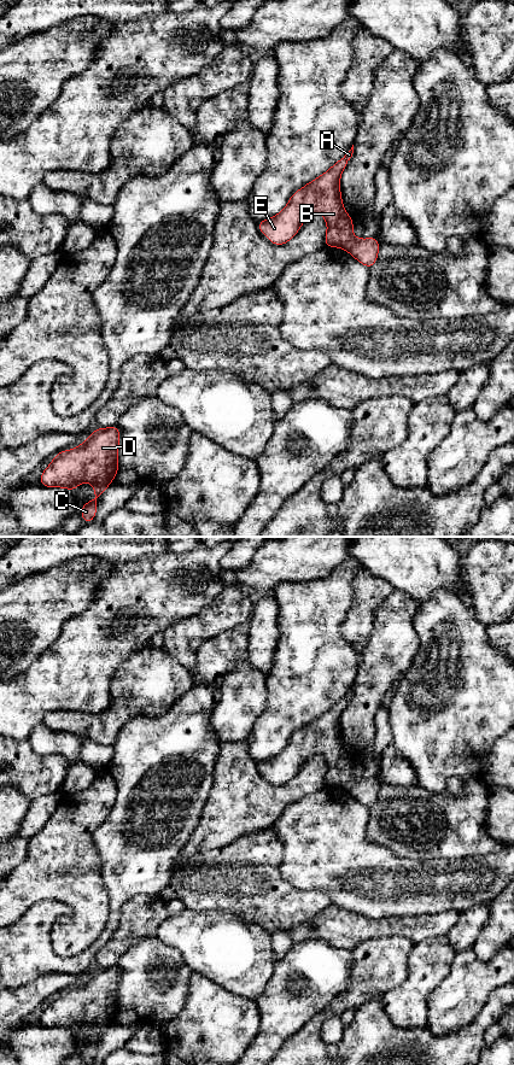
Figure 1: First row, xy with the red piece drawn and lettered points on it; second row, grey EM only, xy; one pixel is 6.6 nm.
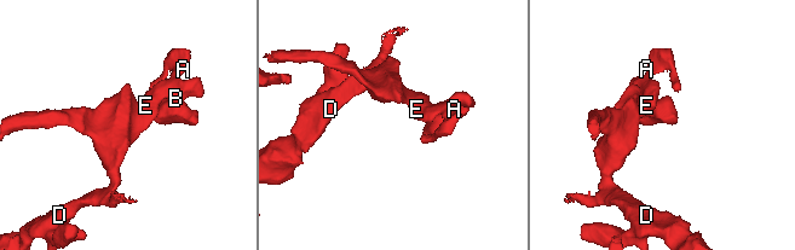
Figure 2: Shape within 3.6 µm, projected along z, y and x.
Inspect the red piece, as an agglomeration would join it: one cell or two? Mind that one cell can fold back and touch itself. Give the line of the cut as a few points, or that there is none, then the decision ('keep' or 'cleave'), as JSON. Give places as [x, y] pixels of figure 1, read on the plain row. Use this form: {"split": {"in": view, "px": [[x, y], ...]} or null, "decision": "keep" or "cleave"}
{"split": null, "decision": "keep"}

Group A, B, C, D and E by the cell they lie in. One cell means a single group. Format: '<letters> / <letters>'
A B C D E

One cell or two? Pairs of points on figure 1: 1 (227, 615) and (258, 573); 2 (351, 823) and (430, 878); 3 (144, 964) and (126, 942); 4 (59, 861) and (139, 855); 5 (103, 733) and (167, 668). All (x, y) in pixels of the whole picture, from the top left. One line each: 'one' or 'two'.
1: two
2: one
3: two
4: two
5: one

